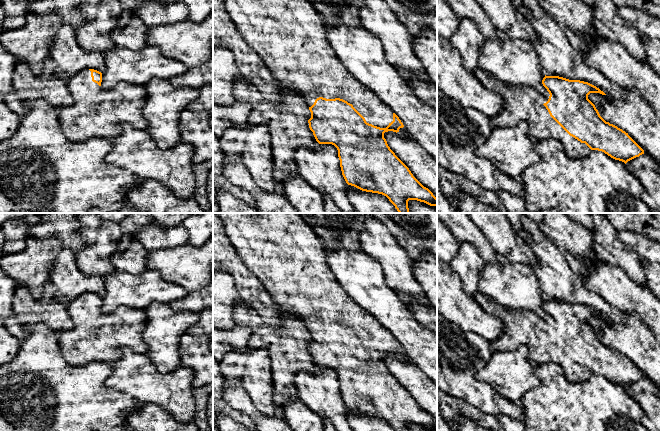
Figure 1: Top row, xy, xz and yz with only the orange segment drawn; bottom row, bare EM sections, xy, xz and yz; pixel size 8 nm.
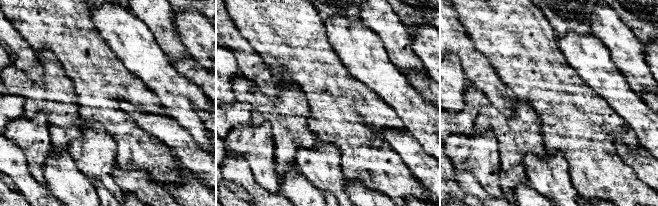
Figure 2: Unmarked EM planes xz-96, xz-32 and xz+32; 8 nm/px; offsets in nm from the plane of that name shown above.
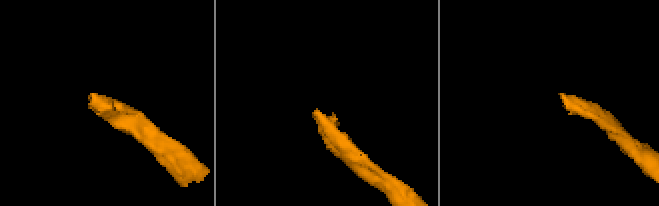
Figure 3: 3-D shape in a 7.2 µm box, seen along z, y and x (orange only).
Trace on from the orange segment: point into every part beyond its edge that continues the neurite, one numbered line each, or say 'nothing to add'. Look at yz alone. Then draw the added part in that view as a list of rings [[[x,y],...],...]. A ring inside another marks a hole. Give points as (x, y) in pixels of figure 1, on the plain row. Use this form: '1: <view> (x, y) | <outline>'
1: yz (521, 327) | [[[480,292],[472,297],[485,312],[495,315],[503,323],[503,333],[490,342],[492,351],[514,350],[526,345],[531,362],[535,365],[556,363],[571,382],[586,381],[592,375],[585,367],[570,360],[550,340],[543,329],[548,325],[548,320],[539,317],[531,310],[507,308]]]

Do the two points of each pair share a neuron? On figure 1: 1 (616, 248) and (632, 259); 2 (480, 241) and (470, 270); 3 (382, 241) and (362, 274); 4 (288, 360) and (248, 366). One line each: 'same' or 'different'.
1: same
2: different
3: different
4: different

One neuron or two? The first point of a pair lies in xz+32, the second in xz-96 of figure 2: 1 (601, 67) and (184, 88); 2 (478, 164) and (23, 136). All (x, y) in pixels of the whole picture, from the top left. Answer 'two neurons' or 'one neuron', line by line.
1: one neuron
2: one neuron

